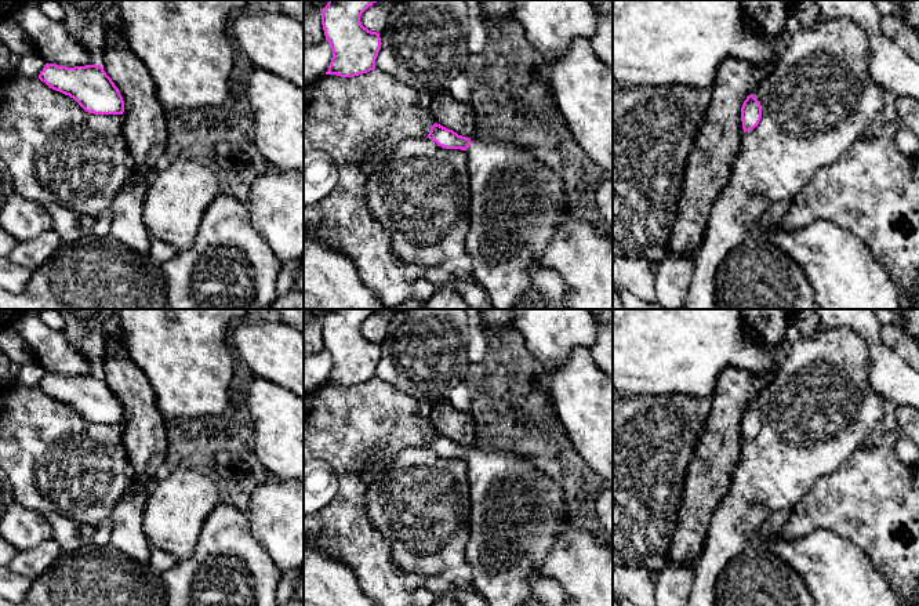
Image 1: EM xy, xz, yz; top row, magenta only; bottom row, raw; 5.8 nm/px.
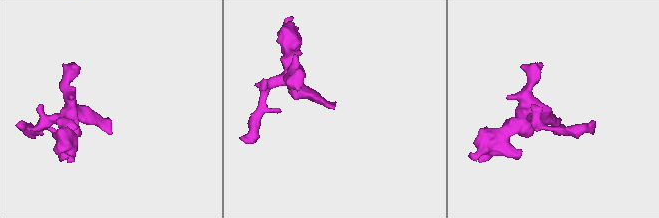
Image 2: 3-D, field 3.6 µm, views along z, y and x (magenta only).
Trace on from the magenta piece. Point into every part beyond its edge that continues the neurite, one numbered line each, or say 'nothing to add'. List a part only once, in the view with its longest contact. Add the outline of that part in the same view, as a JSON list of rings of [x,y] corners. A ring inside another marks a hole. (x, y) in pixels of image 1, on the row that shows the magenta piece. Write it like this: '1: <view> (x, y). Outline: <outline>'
1: xz (516, 200). Outline: [[[471,138],[466,149],[471,182],[469,232],[466,254],[472,258],[471,279],[488,294],[493,309],[566,309],[569,289],[559,273],[540,264],[545,247],[556,233],[562,211],[570,206],[560,171],[553,171],[524,145]]]

